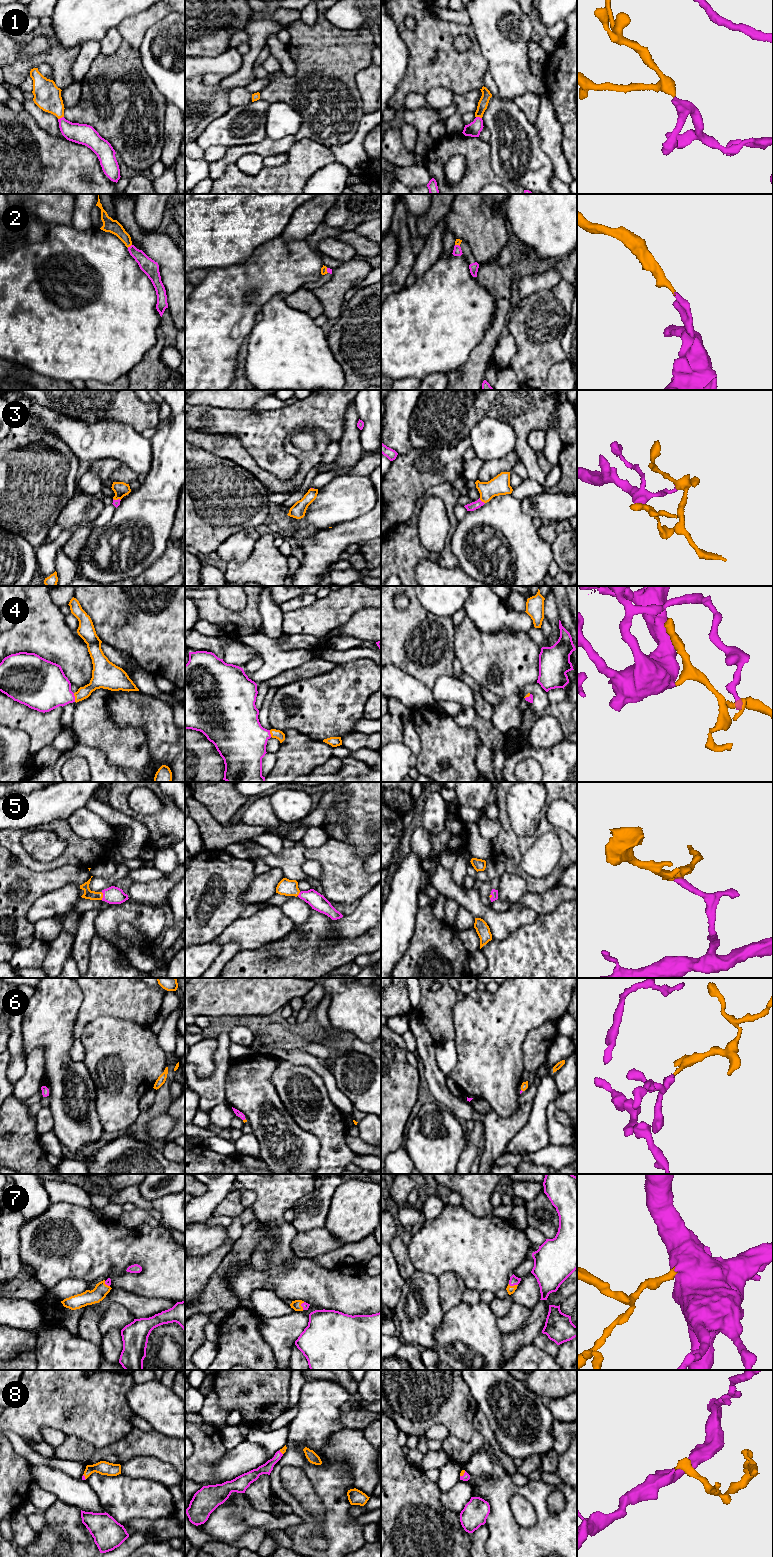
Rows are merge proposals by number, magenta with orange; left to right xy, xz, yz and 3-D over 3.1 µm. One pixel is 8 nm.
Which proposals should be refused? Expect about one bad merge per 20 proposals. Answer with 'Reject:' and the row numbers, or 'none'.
Reject: none

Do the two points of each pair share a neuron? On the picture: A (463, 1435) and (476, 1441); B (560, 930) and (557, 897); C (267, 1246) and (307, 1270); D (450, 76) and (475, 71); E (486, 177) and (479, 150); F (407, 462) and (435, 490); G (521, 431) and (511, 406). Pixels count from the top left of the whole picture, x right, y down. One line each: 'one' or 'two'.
A: two
B: two
C: two
D: one
E: one
F: two
G: one

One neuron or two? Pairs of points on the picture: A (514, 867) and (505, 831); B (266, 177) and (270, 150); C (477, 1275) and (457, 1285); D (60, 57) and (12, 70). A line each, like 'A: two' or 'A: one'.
A: one
B: two
C: two
D: one

